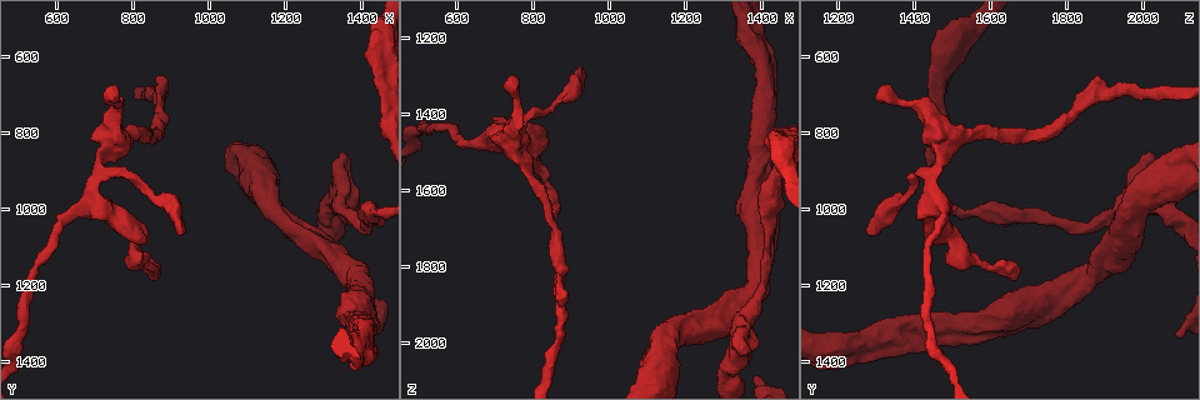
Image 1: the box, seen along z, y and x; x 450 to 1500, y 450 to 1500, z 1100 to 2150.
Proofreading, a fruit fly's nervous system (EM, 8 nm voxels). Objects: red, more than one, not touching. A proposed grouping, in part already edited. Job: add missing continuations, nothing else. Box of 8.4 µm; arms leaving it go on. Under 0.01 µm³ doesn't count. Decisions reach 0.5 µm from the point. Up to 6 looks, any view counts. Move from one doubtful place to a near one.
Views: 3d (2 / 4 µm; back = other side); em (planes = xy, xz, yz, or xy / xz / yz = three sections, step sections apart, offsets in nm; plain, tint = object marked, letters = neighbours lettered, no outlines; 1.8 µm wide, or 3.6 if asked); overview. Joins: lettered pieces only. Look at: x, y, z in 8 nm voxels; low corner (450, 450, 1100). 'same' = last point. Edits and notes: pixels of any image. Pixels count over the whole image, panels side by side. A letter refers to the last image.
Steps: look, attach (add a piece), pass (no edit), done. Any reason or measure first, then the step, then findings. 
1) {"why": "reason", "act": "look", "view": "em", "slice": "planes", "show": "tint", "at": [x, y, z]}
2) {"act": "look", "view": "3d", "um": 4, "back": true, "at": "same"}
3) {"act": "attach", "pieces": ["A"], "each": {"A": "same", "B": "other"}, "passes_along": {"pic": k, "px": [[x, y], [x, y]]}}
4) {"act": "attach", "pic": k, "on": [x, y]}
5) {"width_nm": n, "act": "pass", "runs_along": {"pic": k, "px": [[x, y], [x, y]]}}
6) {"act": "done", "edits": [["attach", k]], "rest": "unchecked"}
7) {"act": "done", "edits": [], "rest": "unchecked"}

{"why": "calibre changes", "act": "look", "view": "em", "slice": "planes", "show": "letters", "at": [830, 1145, 1575]}

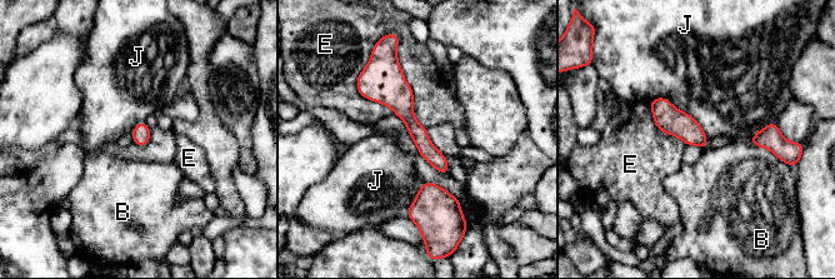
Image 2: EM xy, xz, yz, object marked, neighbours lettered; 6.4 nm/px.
{"act": "pass", "each": {"B": "other", "E": "other", "J": "other"}, "runs_along": {"pic": 2, "px": [[391, 69], [391, 89], [445, 170]]}, "found": "none of them fits"}

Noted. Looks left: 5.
{"why": "an open end", "act": "look", "view": "3d", "um": 2, "at": [735, 700, 1295]}

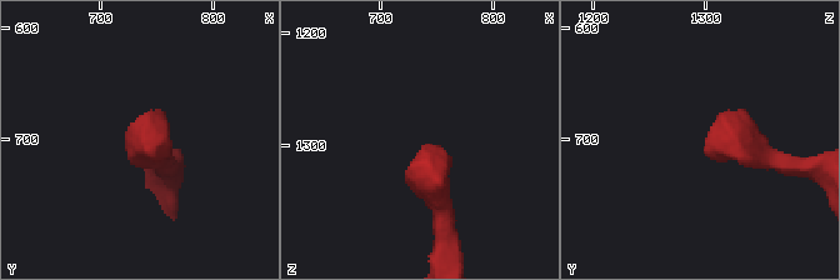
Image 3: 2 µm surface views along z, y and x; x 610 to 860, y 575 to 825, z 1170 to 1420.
{"act": "look", "view": "em", "slice": "planes", "show": "tint", "at": [742, 694, 1302]}

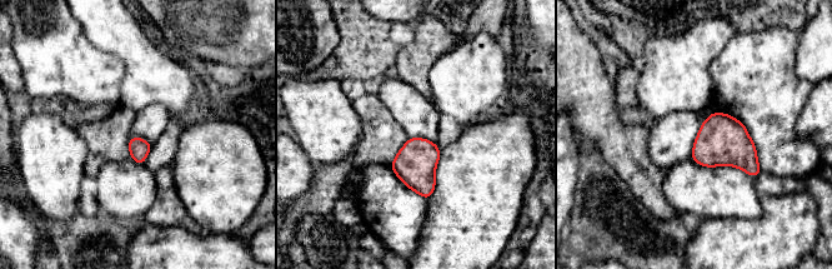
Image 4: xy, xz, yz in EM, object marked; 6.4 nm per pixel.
{"why": "see the neighbours", "act": "look", "view": "em", "slice": "planes", "show": "letters", "at": "same"}

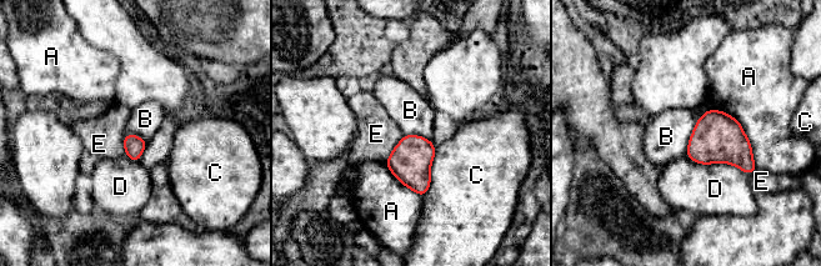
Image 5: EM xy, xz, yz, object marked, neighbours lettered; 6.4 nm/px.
{"width_nm": 130, "act": "pass", "each": {"A": "other", "B": "other", "C": "other", "D": "other", "E": "other"}, "found": "none of them fits"}

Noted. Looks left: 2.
{"why": "free end", "act": "look", "view": "3d", "um": 4, "at": [930, 1060, 1270]}

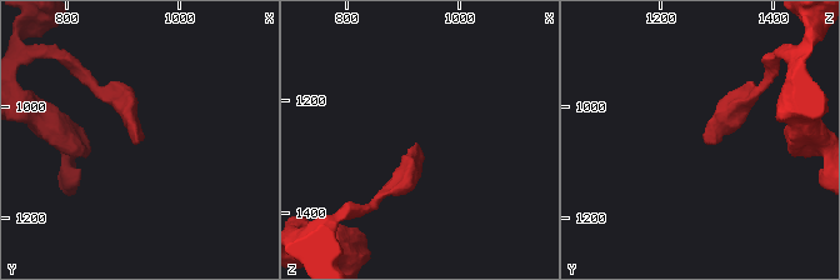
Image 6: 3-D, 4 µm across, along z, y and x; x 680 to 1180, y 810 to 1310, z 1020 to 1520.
{"act": "look", "view": "em", "um": 3.6, "slice": "planes", "show": "letters", "at": [925, 1065, 1280]}

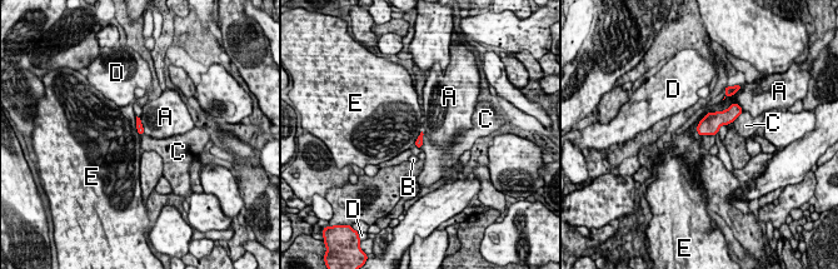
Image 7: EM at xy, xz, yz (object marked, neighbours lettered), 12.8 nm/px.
{"act": "pass", "each": {"A": "other", "B": "other", "C": "other", "D": "other", "E": "other"}, "border": {"pic": 7, "px": [[135, 116], [135, 128], [140, 135]]}, "found": "none of them fits"}

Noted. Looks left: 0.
{"act": "done", "edits": [], "rest": "unchecked"}

